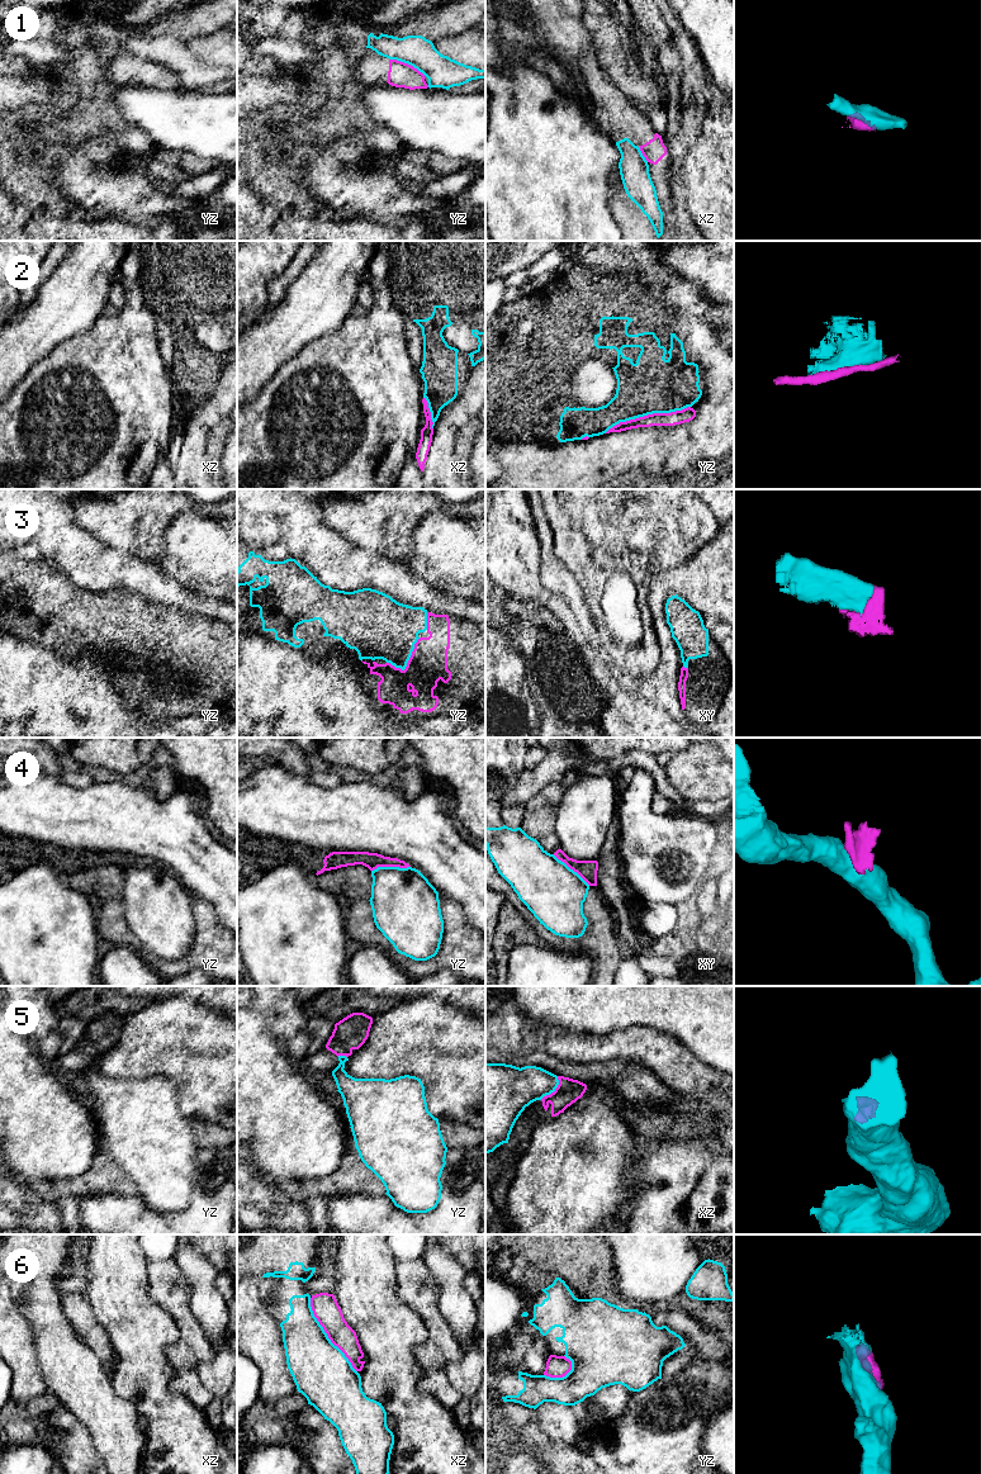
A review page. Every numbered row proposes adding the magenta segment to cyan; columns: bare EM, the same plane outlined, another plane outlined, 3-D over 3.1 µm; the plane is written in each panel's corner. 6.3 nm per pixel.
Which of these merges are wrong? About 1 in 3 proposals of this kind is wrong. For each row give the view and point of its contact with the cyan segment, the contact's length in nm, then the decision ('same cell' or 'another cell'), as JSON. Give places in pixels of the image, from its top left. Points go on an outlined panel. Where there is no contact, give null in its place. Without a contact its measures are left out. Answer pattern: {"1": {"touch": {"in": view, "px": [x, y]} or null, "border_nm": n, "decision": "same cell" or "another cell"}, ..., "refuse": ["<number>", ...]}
{"1": {"touch": {"in": "yz", "px": [407, 62]}, "border_nm": 260, "decision": "another cell"}, "2": {"touch": {"in": "yz", "px": [647, 415]}, "border_nm": 550, "decision": "another cell"}, "3": {"touch": {"in": "yz", "px": [407, 662]}, "border_nm": 280, "decision": "same cell"}, "4": {"touch": {"in": "yz", "px": [391, 867]}, "border_nm": 260, "decision": "another cell"}, "5": {"touch": {"in": "xz", "px": [554, 1090]}, "border_nm": 190, "decision": "another cell"}, "6": {"touch": {"in": "xz", "px": [326, 1335]}, "border_nm": 550, "decision": "another cell"}, "refuse": ["1", "2", "4", "5", "6"]}

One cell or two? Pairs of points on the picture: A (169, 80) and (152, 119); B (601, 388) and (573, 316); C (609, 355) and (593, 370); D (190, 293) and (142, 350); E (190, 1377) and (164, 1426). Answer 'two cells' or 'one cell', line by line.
A: two cells
B: two cells
C: two cells
D: two cells
E: two cells

